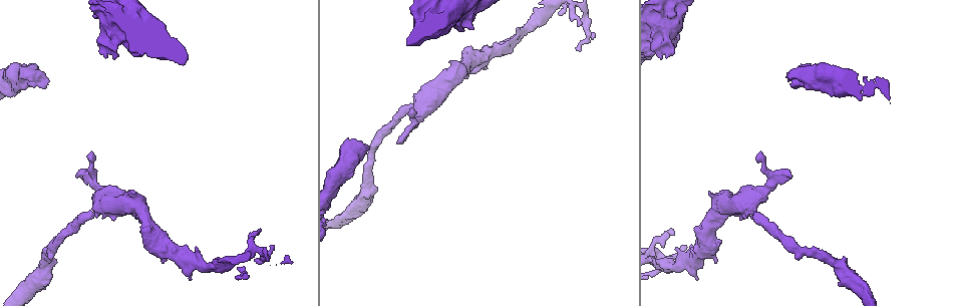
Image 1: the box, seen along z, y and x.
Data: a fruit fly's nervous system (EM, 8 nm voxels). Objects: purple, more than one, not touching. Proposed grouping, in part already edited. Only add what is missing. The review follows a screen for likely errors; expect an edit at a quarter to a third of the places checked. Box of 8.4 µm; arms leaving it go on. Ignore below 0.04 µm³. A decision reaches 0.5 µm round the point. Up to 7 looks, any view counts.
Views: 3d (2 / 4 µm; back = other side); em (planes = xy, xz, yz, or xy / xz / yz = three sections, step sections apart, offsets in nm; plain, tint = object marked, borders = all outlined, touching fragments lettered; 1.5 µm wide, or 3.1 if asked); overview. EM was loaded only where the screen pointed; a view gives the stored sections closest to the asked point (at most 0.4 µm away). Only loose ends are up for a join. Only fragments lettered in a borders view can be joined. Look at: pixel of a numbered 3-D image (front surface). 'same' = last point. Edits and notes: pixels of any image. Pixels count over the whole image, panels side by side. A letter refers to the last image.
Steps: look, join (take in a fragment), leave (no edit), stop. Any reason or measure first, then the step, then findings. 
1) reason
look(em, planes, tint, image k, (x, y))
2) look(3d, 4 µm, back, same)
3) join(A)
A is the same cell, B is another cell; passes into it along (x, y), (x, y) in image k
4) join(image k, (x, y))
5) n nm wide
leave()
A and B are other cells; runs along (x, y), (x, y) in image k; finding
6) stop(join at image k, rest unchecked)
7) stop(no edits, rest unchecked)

stops while still wide
look(em, xy, step 4, tint, image 1, (369, 148))

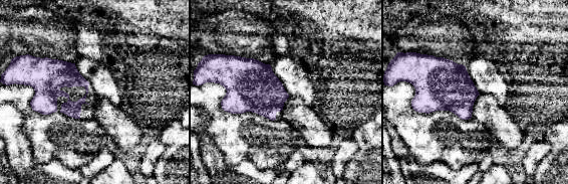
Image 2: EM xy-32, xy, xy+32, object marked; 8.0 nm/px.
another direction
look(em, planes, borders, same)

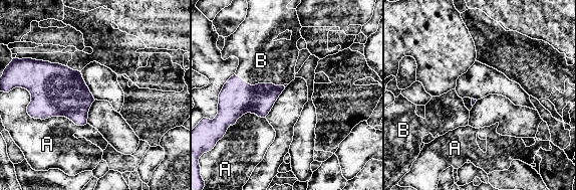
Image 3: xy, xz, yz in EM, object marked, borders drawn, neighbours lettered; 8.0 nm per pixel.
A touches over 550 nm
join(image 3, (261, 60))
B is the same cell, A is another cell; the cell continues

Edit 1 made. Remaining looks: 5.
free end
look(3d, 4 µm, image 1, (106, 56))

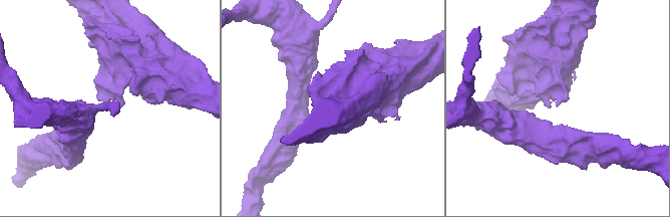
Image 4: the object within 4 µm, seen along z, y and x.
need the tissue
look(em, yz, step 4, plain, image 4, (557, 105))

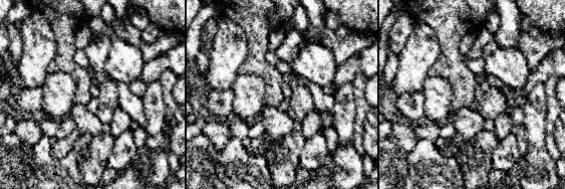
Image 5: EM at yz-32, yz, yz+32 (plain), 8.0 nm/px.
look(em, yz, step 4, borders, same)

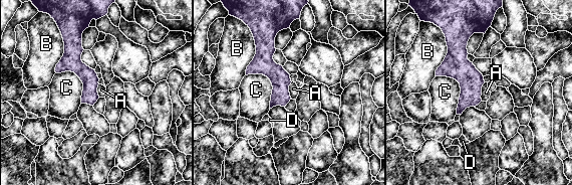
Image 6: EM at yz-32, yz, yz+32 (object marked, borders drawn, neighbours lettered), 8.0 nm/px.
C touches over 360 nm
leave()
A, B, C and D are other cells; none of them fits

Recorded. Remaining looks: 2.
tapers out
look(em, planes, borders, image 1, (671, 229))

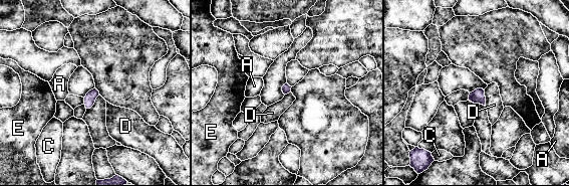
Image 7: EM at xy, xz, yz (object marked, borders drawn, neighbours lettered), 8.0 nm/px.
D touches over 140 nm
leave()
A, C, D and E are other cells; border along (483, 89), (485, 106) in image 7; none of them fits

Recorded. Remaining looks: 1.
stop(join at image 3, rest unchecked)

